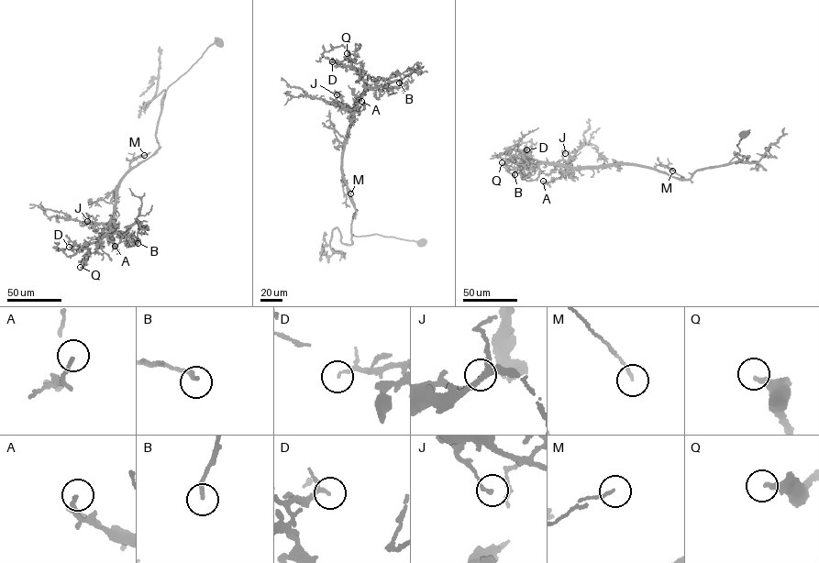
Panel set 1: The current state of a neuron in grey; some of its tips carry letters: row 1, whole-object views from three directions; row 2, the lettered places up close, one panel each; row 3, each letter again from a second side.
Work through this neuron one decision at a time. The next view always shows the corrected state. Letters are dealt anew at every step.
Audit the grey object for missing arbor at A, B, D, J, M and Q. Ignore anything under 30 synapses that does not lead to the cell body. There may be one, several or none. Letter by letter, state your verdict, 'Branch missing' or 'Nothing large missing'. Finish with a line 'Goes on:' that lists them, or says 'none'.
A: Nothing large missing
B: Nothing large missing
D: Nothing large missing
J: Nothing large missing
M: Nothing large missing
Q: Nothing large missing
Goes on: none

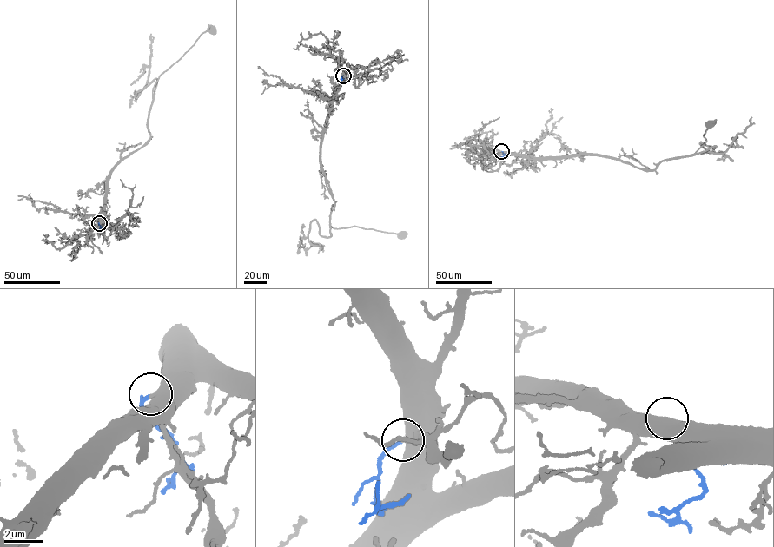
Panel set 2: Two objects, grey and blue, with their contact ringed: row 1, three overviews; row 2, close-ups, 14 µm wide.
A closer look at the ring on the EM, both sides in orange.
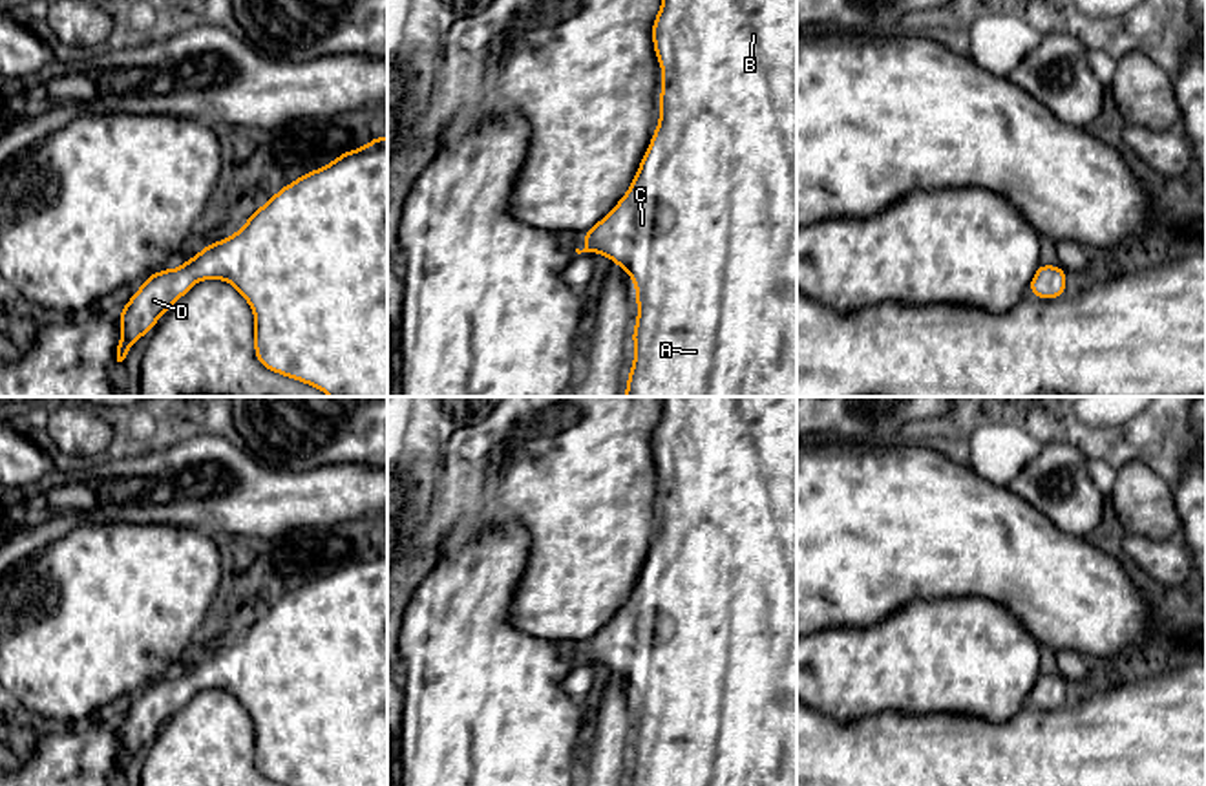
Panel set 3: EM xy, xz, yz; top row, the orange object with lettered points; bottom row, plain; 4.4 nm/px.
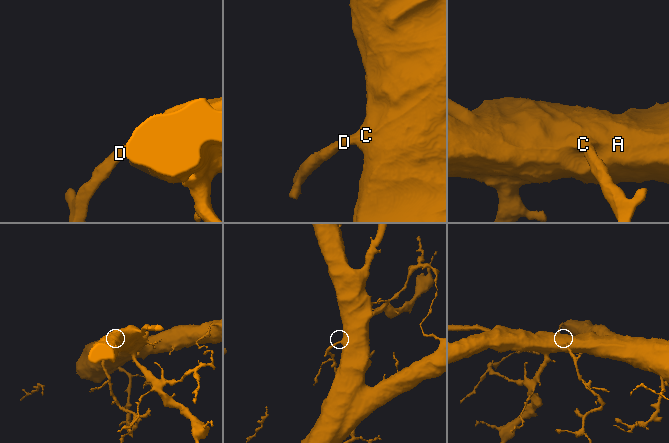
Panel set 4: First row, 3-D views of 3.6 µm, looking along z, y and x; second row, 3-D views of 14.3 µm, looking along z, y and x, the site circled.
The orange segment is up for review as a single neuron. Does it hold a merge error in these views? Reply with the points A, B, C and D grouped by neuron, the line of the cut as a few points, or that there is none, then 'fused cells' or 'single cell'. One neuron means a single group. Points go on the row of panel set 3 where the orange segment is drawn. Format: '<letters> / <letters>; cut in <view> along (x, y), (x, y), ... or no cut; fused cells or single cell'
A B C D; no cut; single cell

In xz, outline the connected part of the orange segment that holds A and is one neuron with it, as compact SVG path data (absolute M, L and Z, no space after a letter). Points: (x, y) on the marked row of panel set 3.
M661 0L661 7L660 7L660 11L658 11L658 15L656 15L656 18L654 18L654 22L652 22L652 29L651 29L651 31L652 31L652 46L654 46L654 55L656 55L656 58L658 58L658 62L660 62L660 68L661 68L661 90L660 90L660 121L658 121L658 124L656 124L656 130L654 130L654 135L652 135L652 139L651 139L651 143L649 143L649 148L647 148L647 152L645 152L645 154L643 154L643 159L641 159L641 163L640 163L640 166L638 166L638 172L636 172L636 175L634 175L634 179L632 179L632 183L630 183L630 186L629 186L629 188L627 188L627 192L625 192L625 196L623 196L623 197L621 197L621 199L619 199L619 201L618 201L618 203L616 203L616 207L614 207L614 208L612 208L612 210L610 210L610 212L608 212L608 214L607 214L607 216L605 216L605 218L603 218L603 219L599 219L599 221L598 221L598 223L596 223L596 225L594 225L594 227L592 227L592 228L588 228L588 230L587 230L587 232L585 232L585 239L583 239L583 241L581 241L581 243L583 243L583 245L585 245L585 249L583 249L583 250L579 250L579 249L576 249L576 252L577 252L577 254L581 254L581 252L594 252L594 254L601 254L601 256L607 256L607 258L610 258L610 260L612 260L612 263L614 263L614 265L619 265L619 267L623 267L623 269L625 269L625 271L627 271L627 274L629 274L629 278L630 278L630 280L632 280L632 283L634 283L634 287L636 287L636 305L638 305L638 316L636 316L636 325L634 325L634 329L632 329L632 344L634 344L634 360L632 360L632 366L630 366L630 371L629 371L629 378L627 378L627 386L625 386L625 397L797 397L797 0Z

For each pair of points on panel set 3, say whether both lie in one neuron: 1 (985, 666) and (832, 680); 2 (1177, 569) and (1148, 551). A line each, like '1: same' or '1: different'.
1: same
2: same

